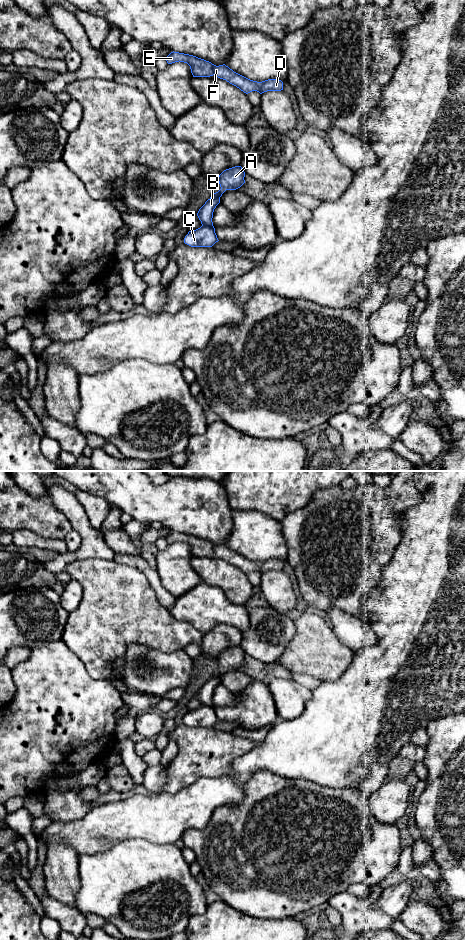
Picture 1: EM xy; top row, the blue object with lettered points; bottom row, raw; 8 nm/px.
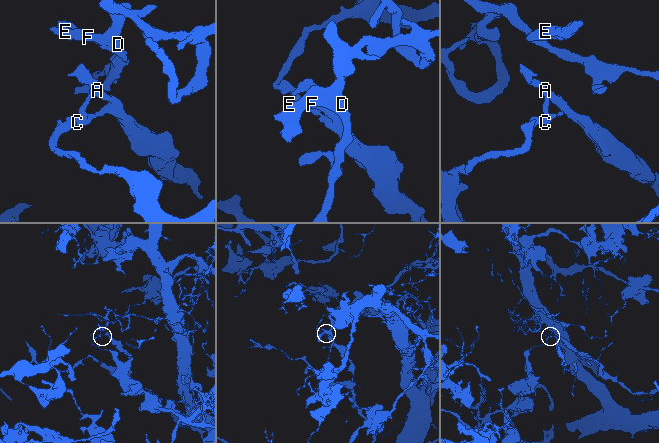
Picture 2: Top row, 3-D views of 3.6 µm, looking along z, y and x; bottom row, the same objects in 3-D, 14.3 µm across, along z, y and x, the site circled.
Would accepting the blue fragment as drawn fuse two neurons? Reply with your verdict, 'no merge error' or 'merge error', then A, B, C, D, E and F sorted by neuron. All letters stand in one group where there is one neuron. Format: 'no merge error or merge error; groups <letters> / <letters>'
merge error; groups A B / C D E F

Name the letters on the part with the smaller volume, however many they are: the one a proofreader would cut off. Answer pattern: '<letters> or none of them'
A, B

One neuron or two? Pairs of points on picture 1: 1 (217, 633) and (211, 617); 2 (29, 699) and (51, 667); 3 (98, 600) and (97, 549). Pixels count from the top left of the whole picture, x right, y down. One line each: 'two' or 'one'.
1: two
2: one
3: two

